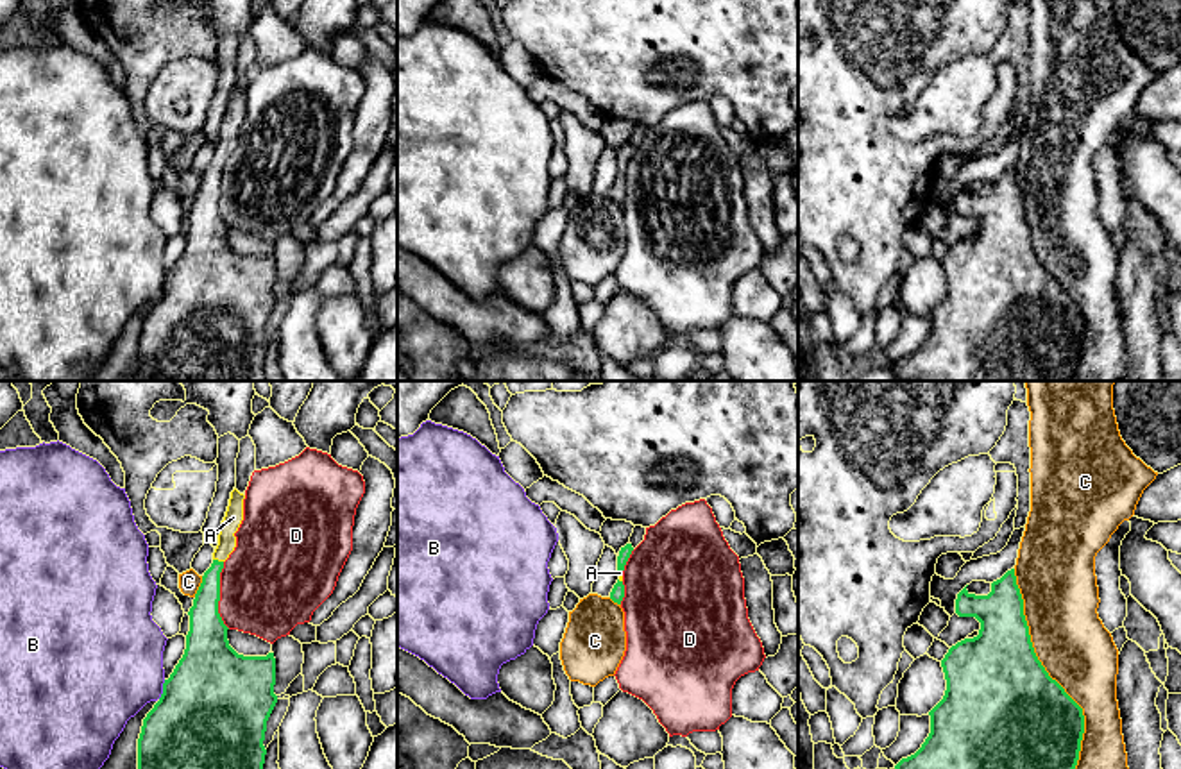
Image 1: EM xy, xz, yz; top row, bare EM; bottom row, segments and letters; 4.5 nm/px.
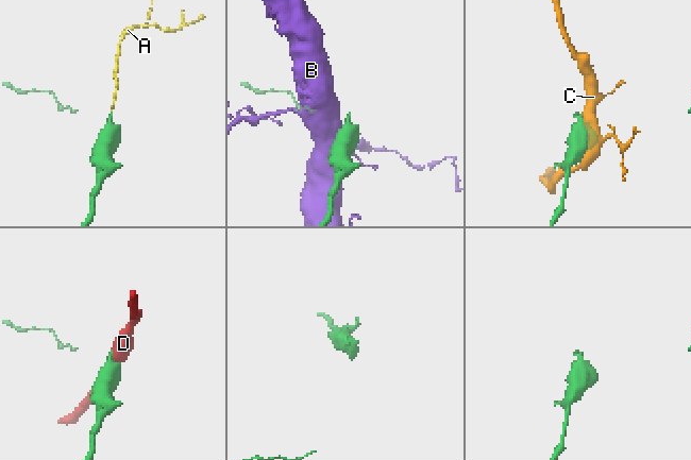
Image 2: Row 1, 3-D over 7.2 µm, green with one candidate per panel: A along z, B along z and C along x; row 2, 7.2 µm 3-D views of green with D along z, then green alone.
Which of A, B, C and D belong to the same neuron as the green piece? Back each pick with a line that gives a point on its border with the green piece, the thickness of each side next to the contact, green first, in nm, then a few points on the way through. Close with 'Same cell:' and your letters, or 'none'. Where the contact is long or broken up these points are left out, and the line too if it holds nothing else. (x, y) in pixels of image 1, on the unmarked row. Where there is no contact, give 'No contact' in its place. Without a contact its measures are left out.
A: Touches green at xy (217, 160). Thickness 130 nm (green) against 80 nm. Path across: xy (204, 213), (217, 160), (233, 117)
Same cell: A

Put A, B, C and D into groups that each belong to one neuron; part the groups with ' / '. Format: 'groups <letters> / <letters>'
groups A / B / C / D

